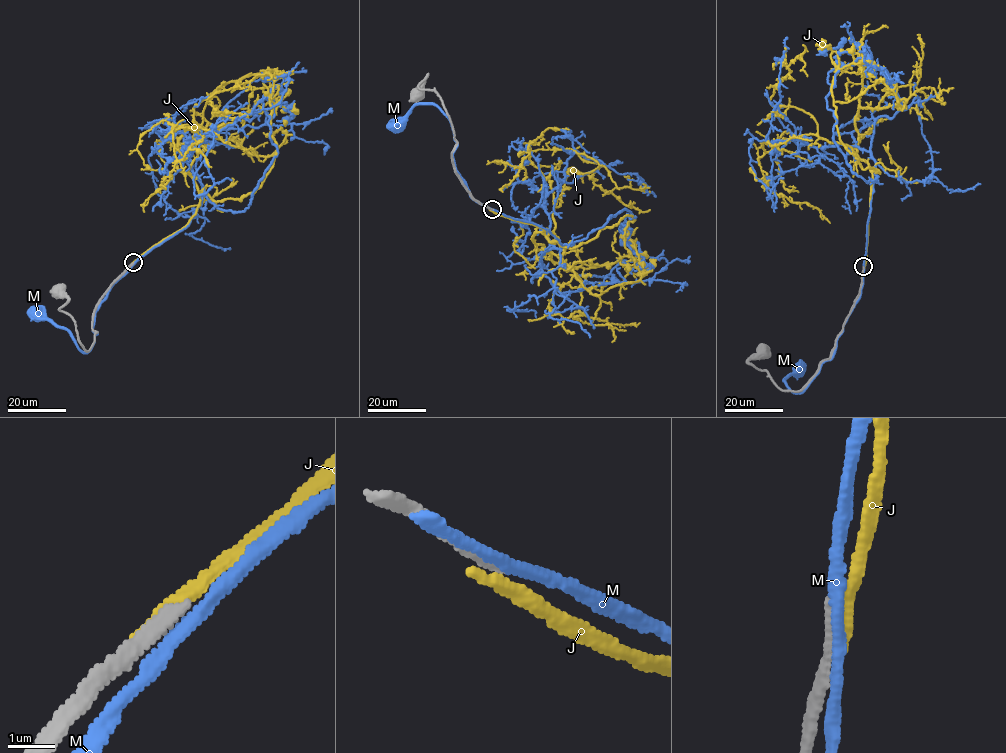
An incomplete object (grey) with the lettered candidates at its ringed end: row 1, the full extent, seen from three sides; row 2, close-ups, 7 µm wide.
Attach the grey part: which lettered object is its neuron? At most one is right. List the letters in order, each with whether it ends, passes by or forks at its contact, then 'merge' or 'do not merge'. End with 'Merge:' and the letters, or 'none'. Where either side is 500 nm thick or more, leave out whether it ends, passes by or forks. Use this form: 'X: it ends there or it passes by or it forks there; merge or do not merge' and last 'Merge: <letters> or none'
J: it ends there; do not merge
M: it passes by; do not merge
Merge: none

